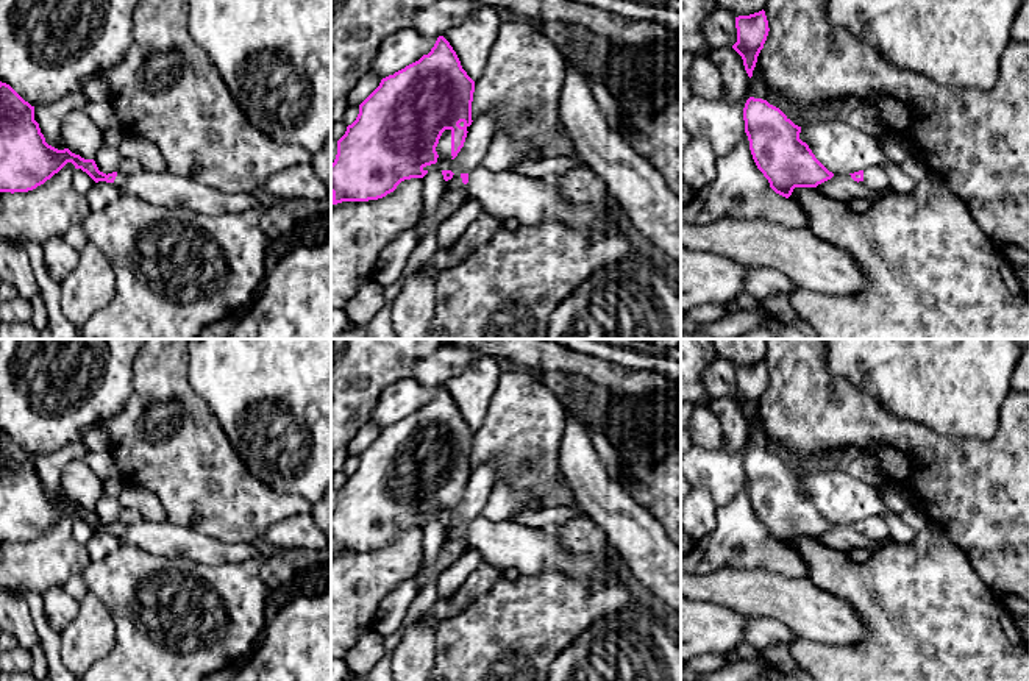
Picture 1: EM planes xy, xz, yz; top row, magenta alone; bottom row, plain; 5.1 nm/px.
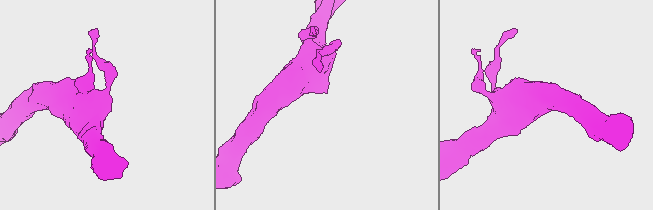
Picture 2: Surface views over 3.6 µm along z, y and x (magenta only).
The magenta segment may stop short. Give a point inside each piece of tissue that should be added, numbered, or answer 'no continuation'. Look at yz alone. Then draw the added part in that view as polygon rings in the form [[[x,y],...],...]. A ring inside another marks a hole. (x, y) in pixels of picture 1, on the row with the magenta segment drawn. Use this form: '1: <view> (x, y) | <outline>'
1: yz (876, 180) | [[[873,166],[863,170],[863,181],[867,184],[865,194],[874,195],[878,192],[890,191],[890,180],[881,166]]]

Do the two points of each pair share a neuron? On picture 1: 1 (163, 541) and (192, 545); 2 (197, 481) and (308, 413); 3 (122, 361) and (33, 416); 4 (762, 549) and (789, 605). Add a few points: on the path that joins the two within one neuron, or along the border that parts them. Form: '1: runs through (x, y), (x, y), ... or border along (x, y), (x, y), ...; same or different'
1: runs through (170, 541), (185, 542); same
2: border along (219, 424), (244, 466), (263, 483); different
3: runs through (100, 370), (86, 374), (63, 397), (55, 397); same
4: border along (737, 567), (762, 567), (806, 578); different

